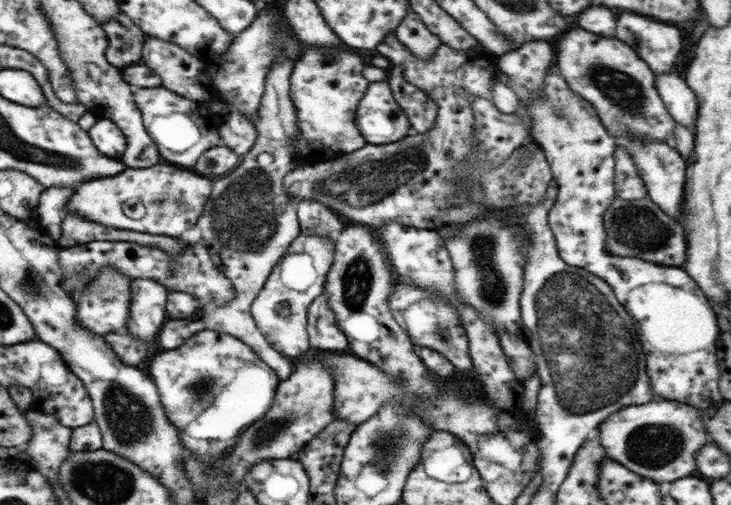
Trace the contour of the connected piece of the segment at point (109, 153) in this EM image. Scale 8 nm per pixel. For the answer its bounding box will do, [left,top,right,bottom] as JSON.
[90,119,128,160]

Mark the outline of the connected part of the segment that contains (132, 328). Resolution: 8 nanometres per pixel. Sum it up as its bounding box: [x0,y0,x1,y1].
[122,280,169,342]

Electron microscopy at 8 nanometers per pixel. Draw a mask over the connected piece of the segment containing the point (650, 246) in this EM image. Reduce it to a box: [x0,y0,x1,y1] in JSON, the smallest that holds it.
[604,197,687,267]

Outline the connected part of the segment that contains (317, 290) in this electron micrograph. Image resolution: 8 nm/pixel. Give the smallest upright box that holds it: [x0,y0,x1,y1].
[250,234,335,358]

